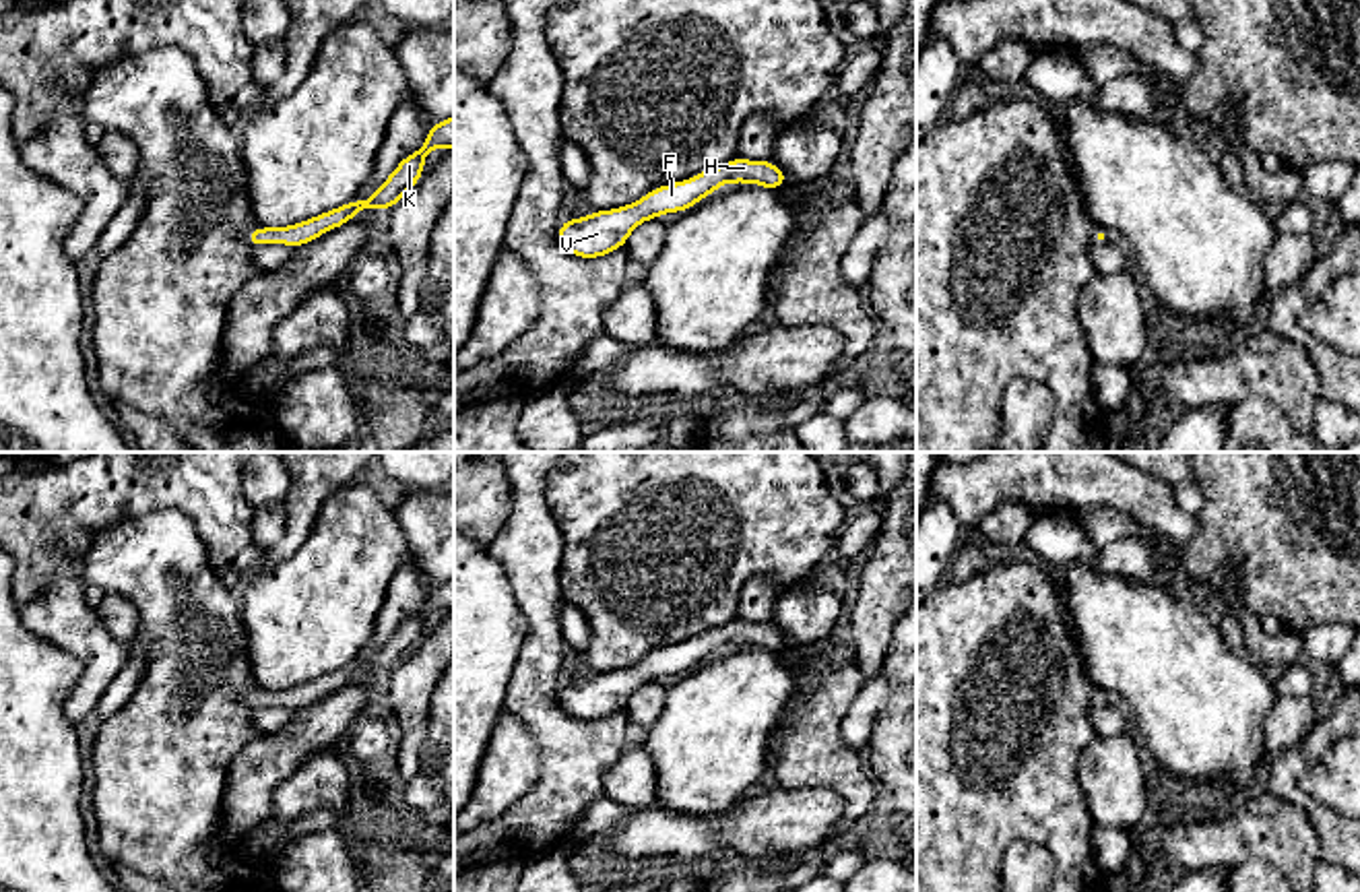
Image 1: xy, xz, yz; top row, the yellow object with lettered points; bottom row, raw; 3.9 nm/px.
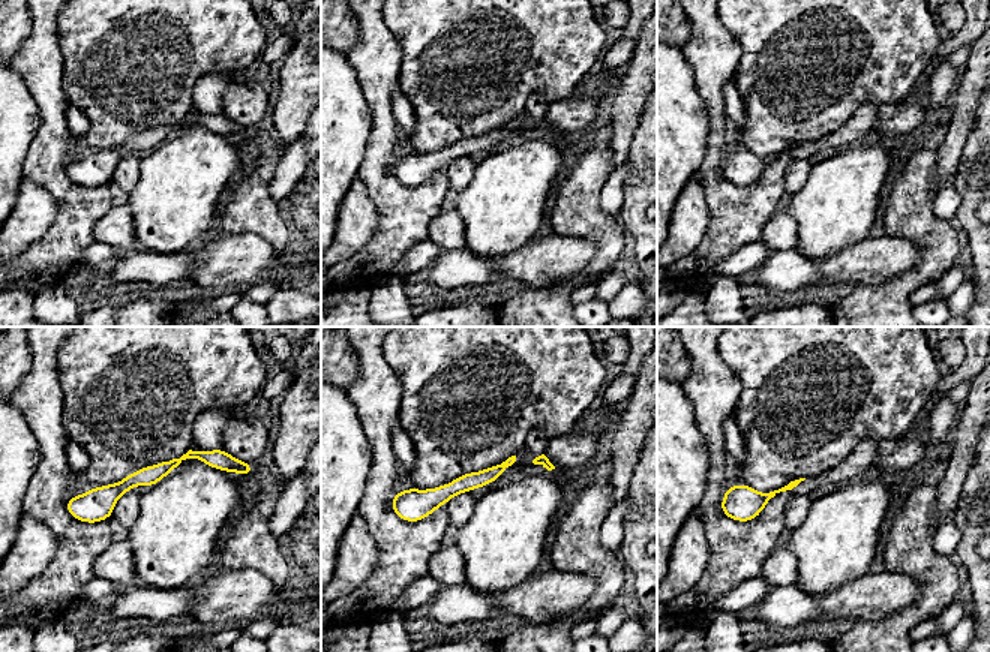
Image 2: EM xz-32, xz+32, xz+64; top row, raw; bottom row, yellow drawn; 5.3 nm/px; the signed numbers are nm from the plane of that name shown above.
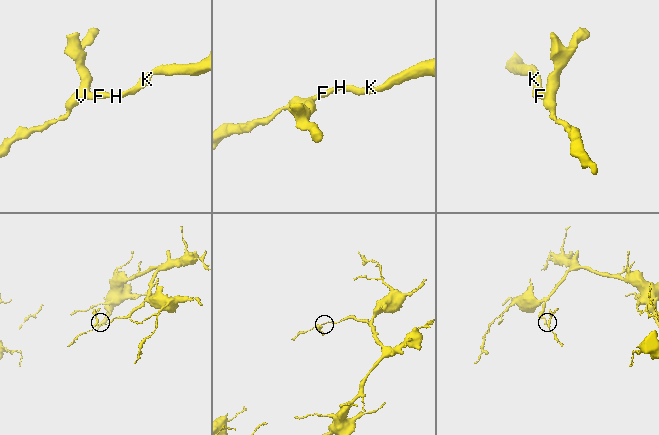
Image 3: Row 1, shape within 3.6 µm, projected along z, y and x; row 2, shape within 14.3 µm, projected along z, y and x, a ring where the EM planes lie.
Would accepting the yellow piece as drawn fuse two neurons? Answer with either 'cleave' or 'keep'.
keep

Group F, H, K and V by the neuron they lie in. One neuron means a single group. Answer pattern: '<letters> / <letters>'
F H K V

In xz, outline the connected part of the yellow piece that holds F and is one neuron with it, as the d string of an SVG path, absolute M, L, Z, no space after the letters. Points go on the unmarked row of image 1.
M733 624L702 634L687 644L675 644L650 652L634 667L615 673L594 673L584 681L565 681L557 694L559 706L578 721L598 721L625 708L632 692L648 681L658 681L662 675L691 671L698 663L710 659L726 644L753 644L762 650L780 650L788 640L772 624Z

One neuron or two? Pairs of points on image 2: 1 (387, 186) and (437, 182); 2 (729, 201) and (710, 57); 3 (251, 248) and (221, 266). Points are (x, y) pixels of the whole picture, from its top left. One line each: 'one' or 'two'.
1: one
2: one
3: one

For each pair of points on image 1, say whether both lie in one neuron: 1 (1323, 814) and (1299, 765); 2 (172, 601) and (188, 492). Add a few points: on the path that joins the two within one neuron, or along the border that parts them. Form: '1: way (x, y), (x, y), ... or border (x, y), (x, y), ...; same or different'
1: way (1309, 806), (1292, 789), (1292, 779); same
2: border (135, 515), (178, 508), (195, 525), (207, 558); different

